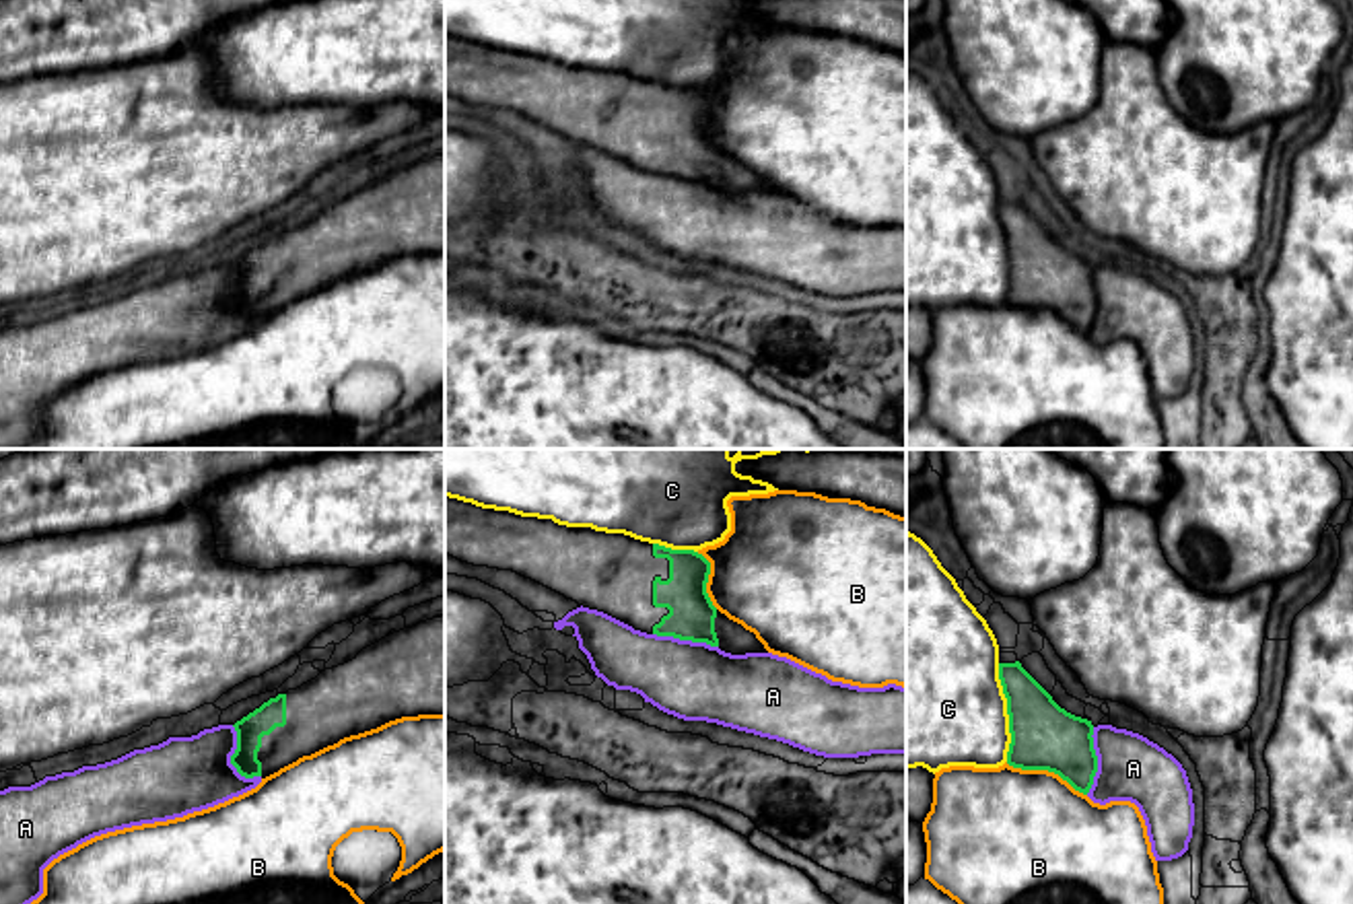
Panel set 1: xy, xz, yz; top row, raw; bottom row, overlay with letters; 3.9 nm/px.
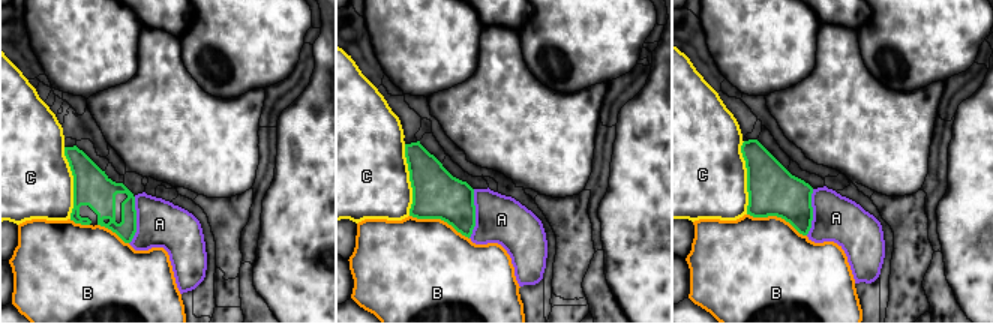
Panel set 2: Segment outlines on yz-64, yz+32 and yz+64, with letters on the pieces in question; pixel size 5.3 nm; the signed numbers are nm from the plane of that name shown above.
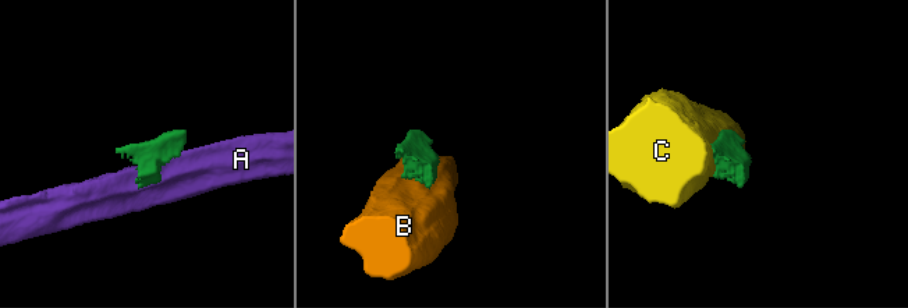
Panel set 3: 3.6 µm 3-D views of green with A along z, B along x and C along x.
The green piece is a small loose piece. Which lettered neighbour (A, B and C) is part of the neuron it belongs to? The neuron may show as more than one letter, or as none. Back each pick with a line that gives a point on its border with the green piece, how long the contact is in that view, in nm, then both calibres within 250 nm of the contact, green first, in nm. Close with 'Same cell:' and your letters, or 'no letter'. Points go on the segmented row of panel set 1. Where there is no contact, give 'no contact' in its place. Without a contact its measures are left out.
Same cell: no letter

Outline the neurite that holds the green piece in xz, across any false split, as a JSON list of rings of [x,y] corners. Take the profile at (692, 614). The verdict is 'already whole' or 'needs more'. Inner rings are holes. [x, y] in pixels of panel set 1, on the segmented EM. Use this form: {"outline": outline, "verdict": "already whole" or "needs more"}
{"outline": [[[445,496],[445,554],[474,566],[513,570],[647,634],[706,642],[731,655],[768,653],[754,632],[713,605],[706,593],[710,562],[694,550],[671,550],[624,533],[566,527]]], "verdict": "needs more"}

